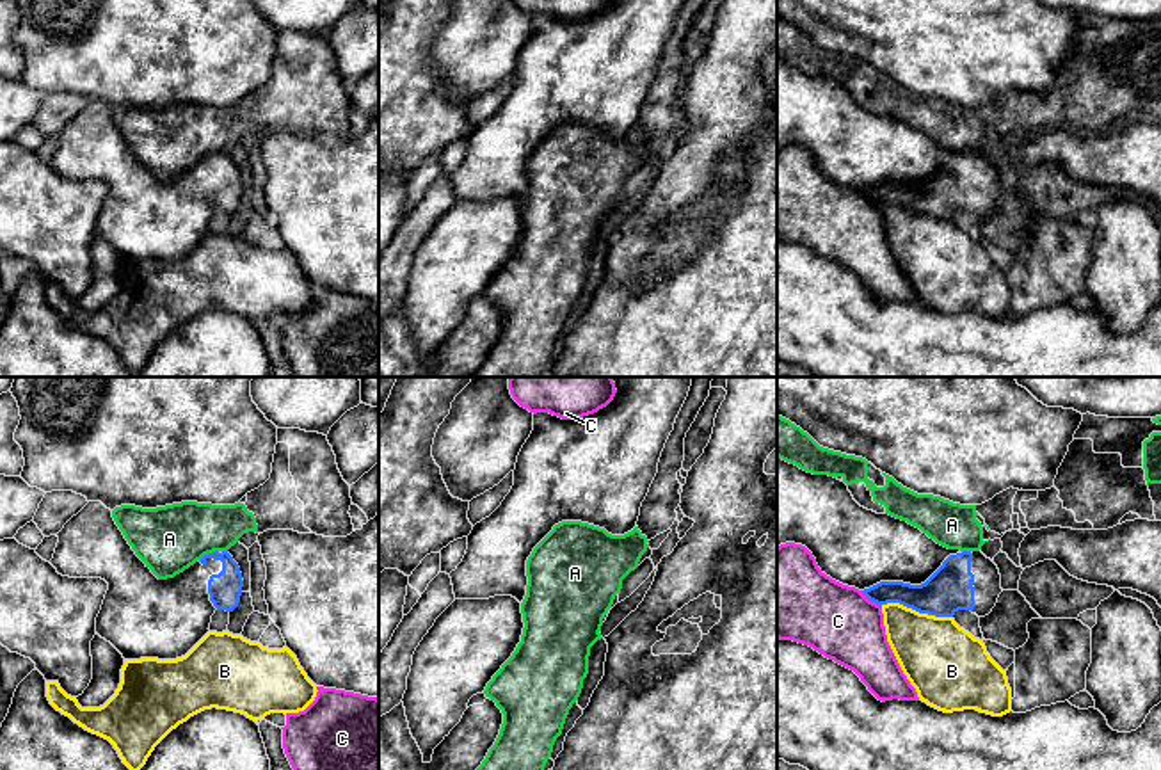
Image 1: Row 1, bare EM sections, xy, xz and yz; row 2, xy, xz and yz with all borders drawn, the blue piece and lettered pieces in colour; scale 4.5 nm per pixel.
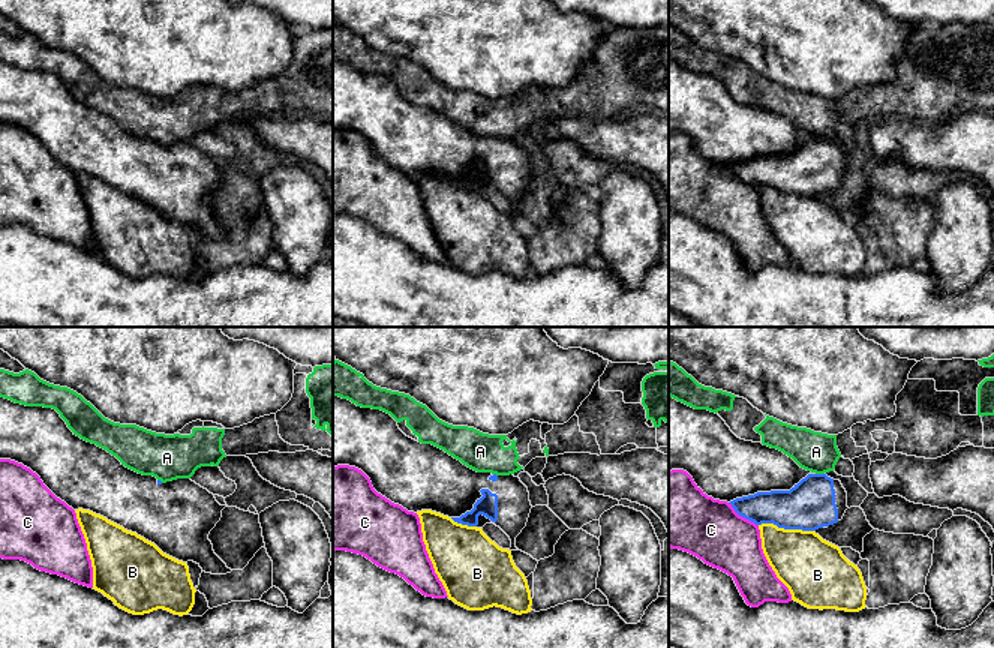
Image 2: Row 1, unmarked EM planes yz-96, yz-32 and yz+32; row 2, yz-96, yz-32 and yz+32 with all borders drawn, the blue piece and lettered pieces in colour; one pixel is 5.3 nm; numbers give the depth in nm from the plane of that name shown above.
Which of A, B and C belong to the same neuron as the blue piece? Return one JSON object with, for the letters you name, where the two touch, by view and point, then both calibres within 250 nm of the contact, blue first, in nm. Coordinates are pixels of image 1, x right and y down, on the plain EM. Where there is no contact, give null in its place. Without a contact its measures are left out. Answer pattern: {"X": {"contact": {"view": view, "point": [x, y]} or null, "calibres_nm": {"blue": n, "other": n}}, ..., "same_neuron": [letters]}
{"same_neuron": []}

